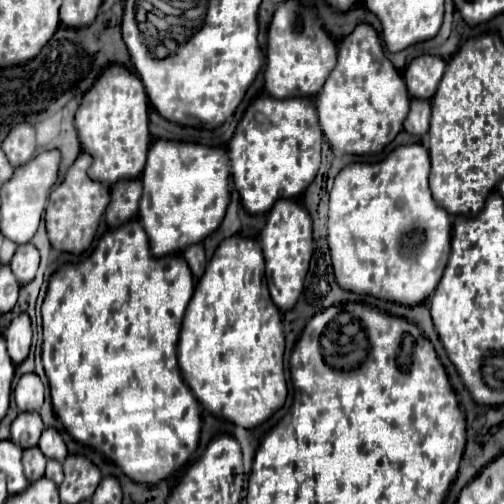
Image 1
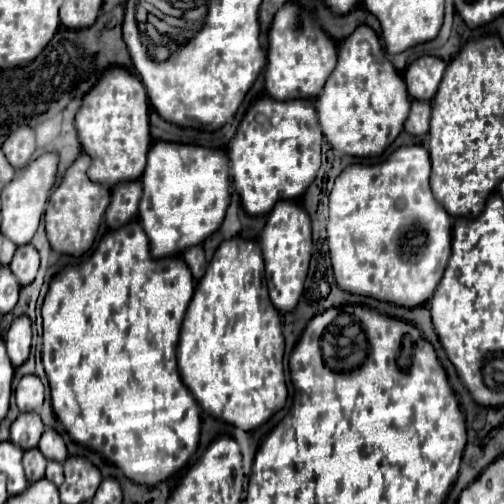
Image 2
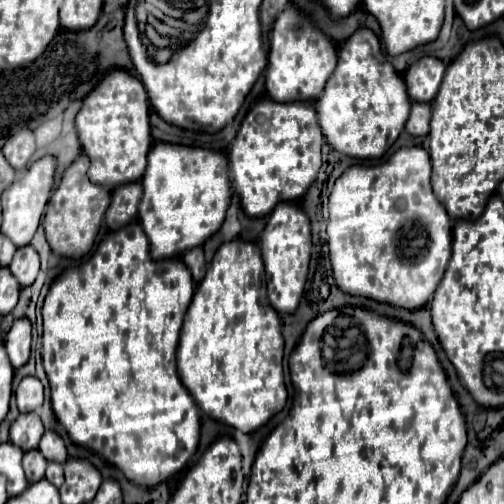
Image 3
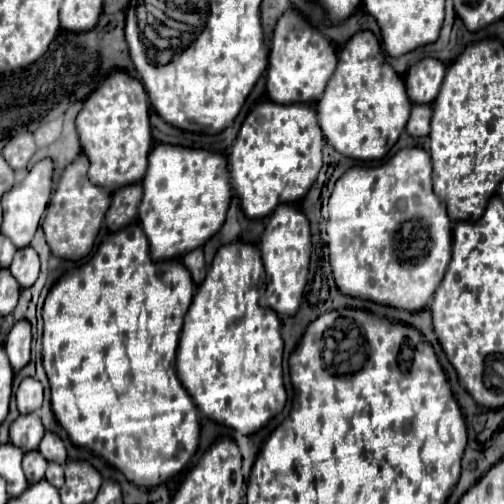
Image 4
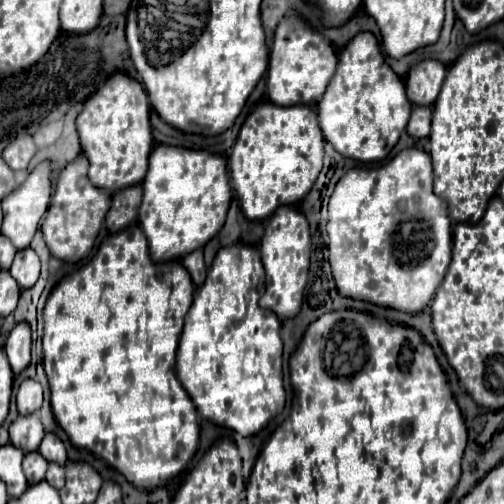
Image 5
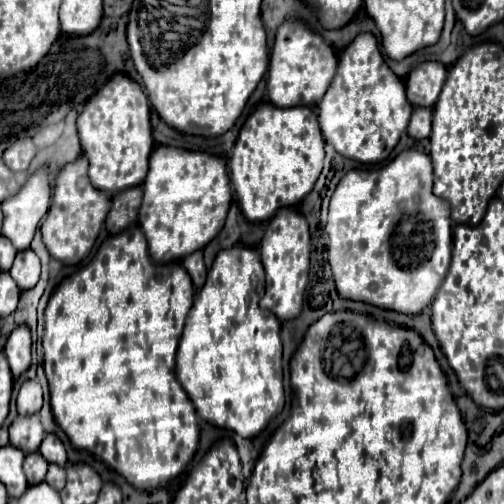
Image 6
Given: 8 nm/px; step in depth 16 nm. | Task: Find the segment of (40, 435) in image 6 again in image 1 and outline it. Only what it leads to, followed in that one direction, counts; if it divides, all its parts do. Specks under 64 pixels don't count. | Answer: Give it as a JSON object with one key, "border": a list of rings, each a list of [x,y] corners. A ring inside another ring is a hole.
{"border":[[[22,412],[12,422],[10,440],[14,444],[18,444],[20,448],[34,448],[34,446],[38,446],[42,430],[44,430],[44,424],[42,424],[42,418],[38,412]]]}

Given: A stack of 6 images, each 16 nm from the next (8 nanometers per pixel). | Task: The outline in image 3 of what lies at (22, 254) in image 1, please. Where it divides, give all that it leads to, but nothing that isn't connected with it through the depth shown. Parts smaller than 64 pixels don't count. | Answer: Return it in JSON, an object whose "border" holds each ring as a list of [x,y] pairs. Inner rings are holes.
{"border":[[[32,246],[18,248],[16,254],[14,254],[14,260],[10,264],[10,272],[14,274],[14,278],[18,280],[18,284],[22,288],[32,286],[34,280],[36,280],[36,276],[38,276],[38,270],[40,270],[38,252]]]}

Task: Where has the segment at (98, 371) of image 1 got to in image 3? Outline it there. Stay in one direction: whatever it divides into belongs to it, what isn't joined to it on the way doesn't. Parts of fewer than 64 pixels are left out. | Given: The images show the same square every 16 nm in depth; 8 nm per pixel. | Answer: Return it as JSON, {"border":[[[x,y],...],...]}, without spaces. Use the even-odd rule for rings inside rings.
{"border":[[[132,222],[118,232],[108,234],[96,248],[90,260],[84,264],[66,270],[60,278],[54,280],[50,286],[50,292],[42,306],[42,318],[44,318],[44,334],[42,334],[42,362],[46,376],[50,380],[52,390],[52,410],[58,418],[58,422],[64,426],[64,430],[70,434],[70,440],[78,446],[86,446],[98,454],[102,454],[110,464],[114,464],[118,470],[124,472],[128,480],[132,480],[136,486],[158,486],[178,474],[190,460],[190,456],[198,448],[200,438],[200,410],[188,390],[182,386],[178,372],[176,372],[176,346],[178,336],[184,320],[184,312],[188,310],[188,304],[194,296],[194,280],[188,268],[180,258],[168,258],[168,260],[152,260],[148,252],[148,238],[144,236],[144,230],[138,222]]]}

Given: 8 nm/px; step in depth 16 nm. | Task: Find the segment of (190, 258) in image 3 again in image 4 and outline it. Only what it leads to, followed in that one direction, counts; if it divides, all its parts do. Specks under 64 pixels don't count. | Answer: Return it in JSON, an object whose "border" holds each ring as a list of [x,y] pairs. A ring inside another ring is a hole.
{"border":[[[196,248],[196,252],[188,252],[188,256],[184,256],[182,262],[188,268],[188,272],[192,274],[194,284],[200,286],[204,282],[204,276],[206,276],[206,264],[204,264],[202,248]]]}

